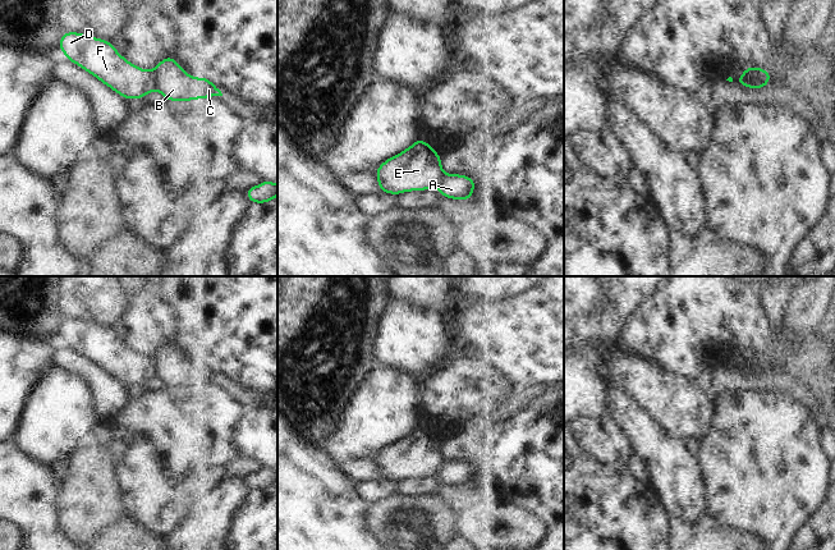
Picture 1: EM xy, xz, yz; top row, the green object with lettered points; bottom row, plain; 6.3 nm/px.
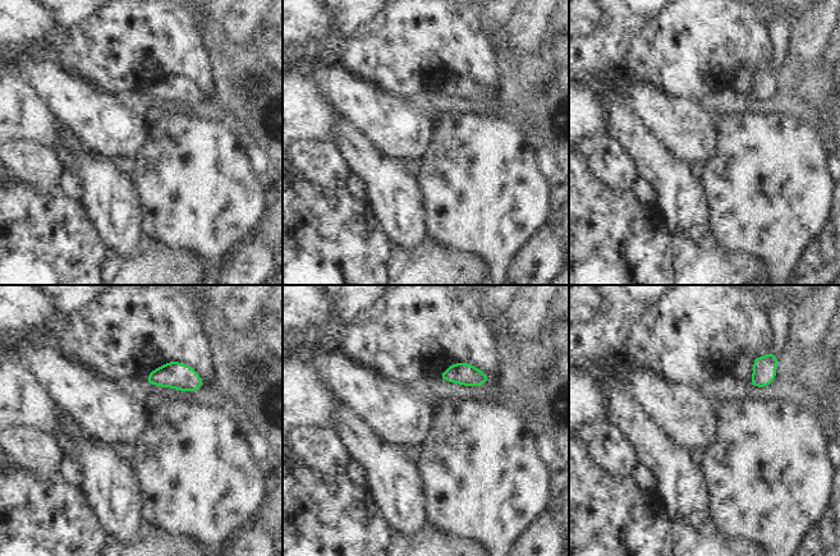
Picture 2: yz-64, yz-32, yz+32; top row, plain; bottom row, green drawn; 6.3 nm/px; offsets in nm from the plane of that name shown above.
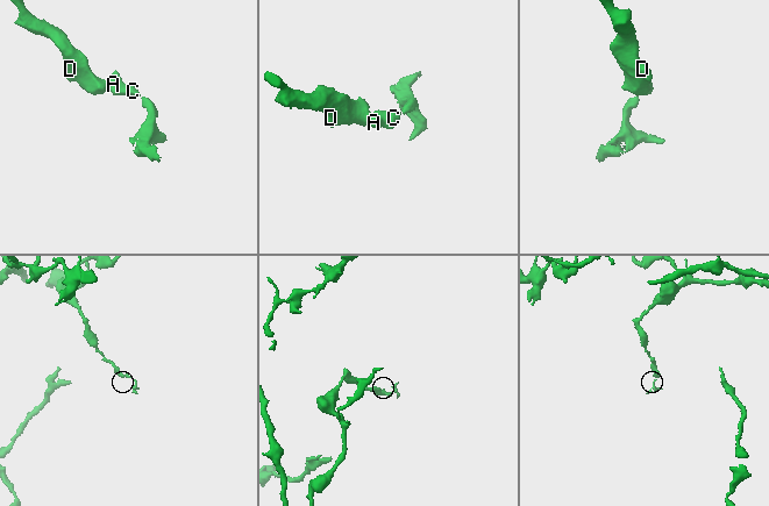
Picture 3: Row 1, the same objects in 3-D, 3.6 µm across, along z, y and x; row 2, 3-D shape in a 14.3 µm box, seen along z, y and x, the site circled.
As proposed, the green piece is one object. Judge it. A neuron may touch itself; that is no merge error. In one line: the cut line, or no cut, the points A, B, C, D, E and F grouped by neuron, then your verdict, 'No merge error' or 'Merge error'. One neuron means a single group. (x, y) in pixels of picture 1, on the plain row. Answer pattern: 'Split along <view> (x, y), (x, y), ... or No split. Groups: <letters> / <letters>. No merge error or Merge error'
Split along yz (747, 354), (753, 362), (753, 371), (751, 374). Groups: A B C / D E F. Merge error

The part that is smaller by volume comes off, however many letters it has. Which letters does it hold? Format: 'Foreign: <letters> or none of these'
Foreign: A, B, C

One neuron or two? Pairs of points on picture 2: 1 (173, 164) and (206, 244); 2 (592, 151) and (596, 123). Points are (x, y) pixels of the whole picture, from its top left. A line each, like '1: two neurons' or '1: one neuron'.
1: one neuron
2: two neurons

